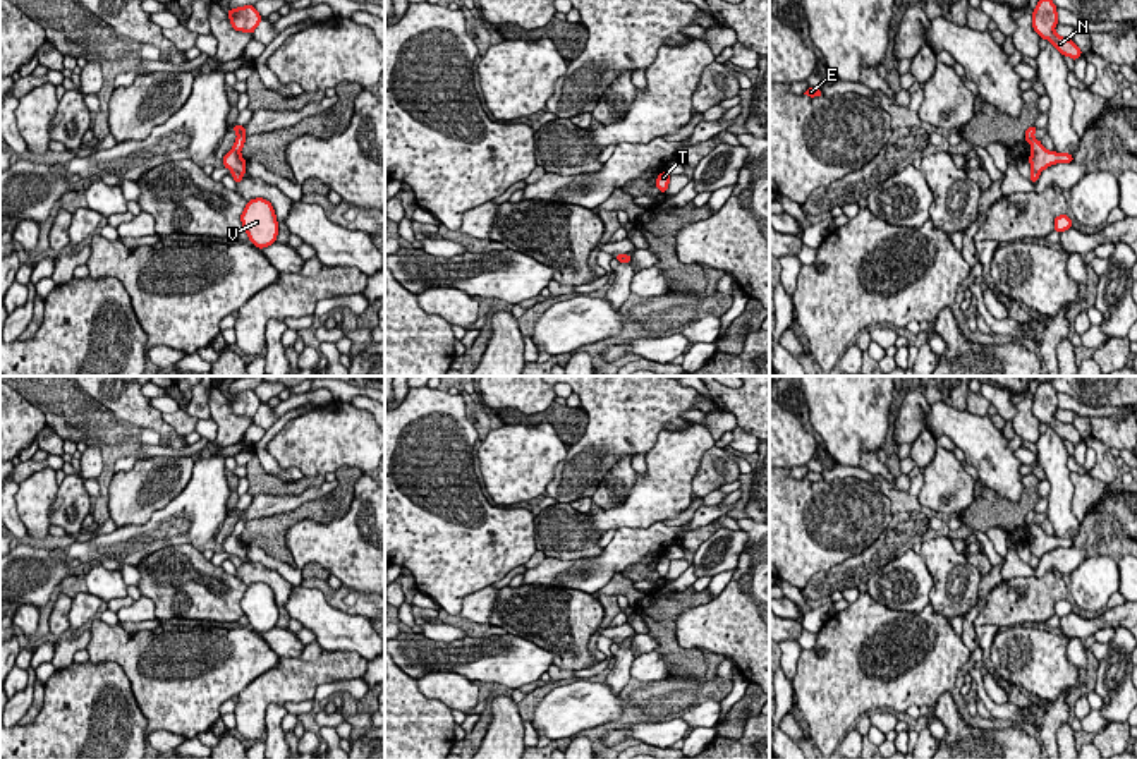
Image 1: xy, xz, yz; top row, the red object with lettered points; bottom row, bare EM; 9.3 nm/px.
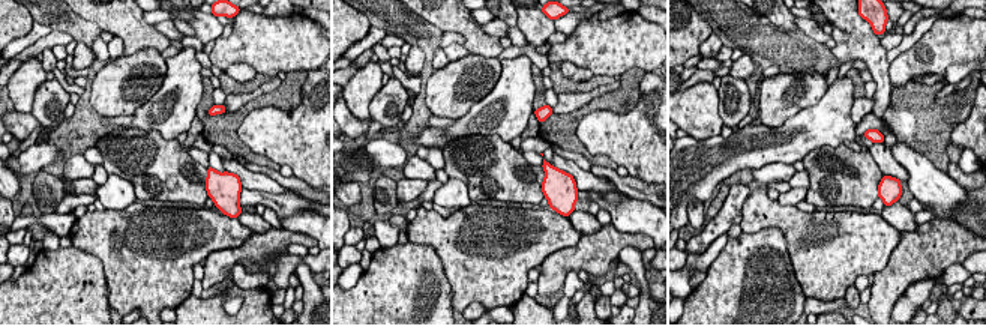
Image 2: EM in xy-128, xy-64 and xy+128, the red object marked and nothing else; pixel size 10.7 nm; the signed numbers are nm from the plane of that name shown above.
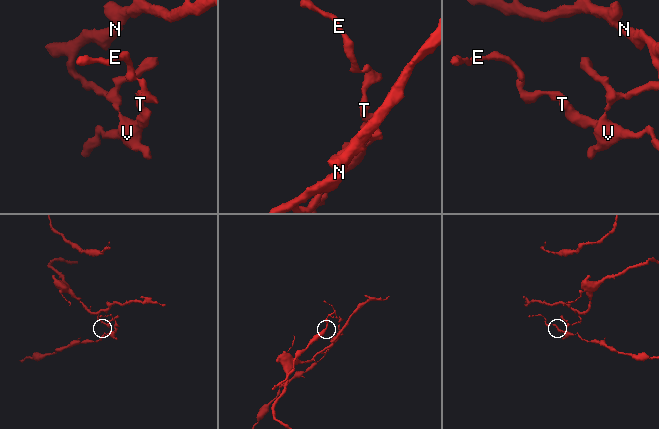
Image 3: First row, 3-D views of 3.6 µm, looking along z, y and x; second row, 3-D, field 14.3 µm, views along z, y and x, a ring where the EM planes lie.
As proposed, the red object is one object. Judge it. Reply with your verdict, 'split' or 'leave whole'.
split

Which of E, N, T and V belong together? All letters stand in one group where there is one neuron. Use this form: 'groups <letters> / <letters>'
groups E T V / N

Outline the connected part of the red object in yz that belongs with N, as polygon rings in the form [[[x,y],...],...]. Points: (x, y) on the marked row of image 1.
[[[1039,0],[1032,12],[1032,27],[1039,38],[1051,41],[1061,55],[1077,60],[1082,52],[1073,39],[1061,38],[1055,33],[1055,26],[1058,24],[1056,9],[1058,7],[1051,0]]]

